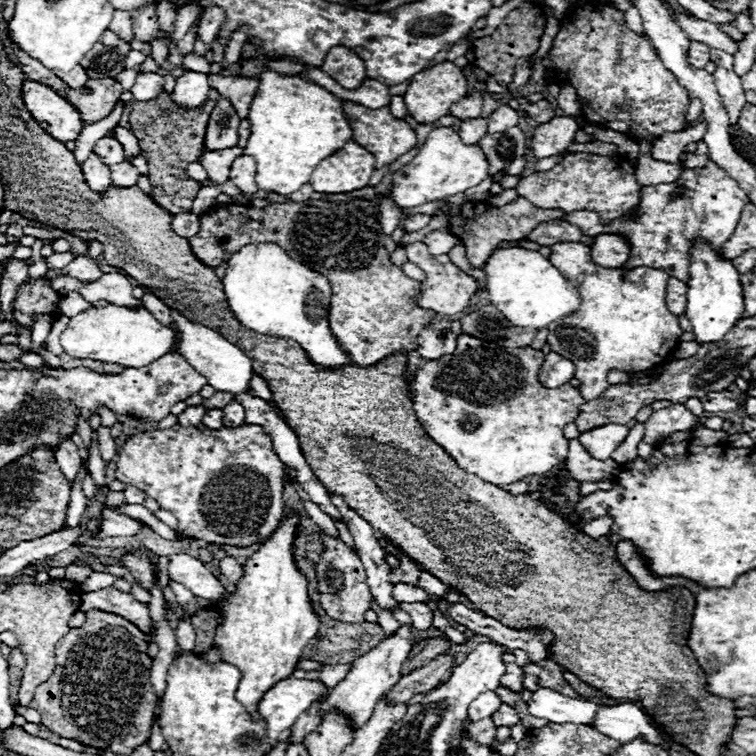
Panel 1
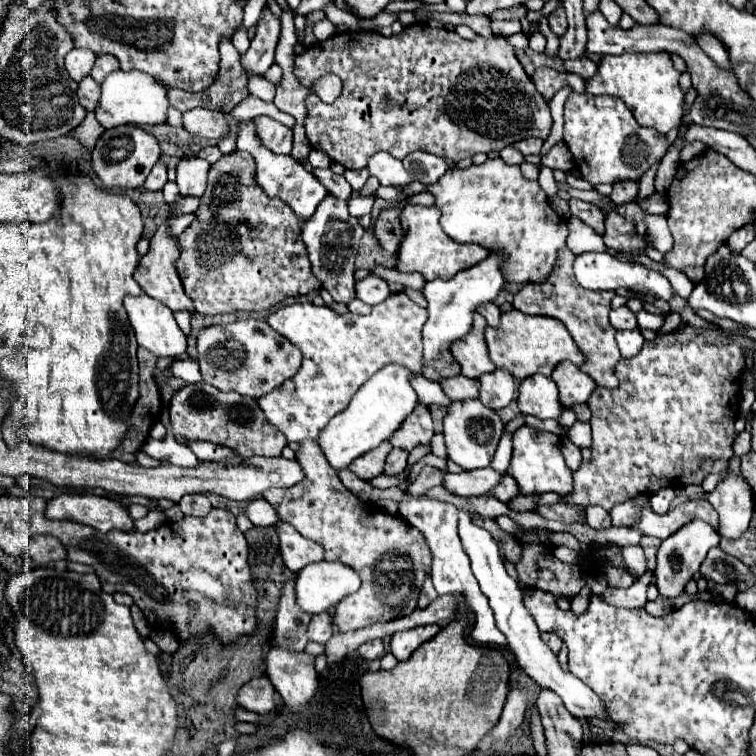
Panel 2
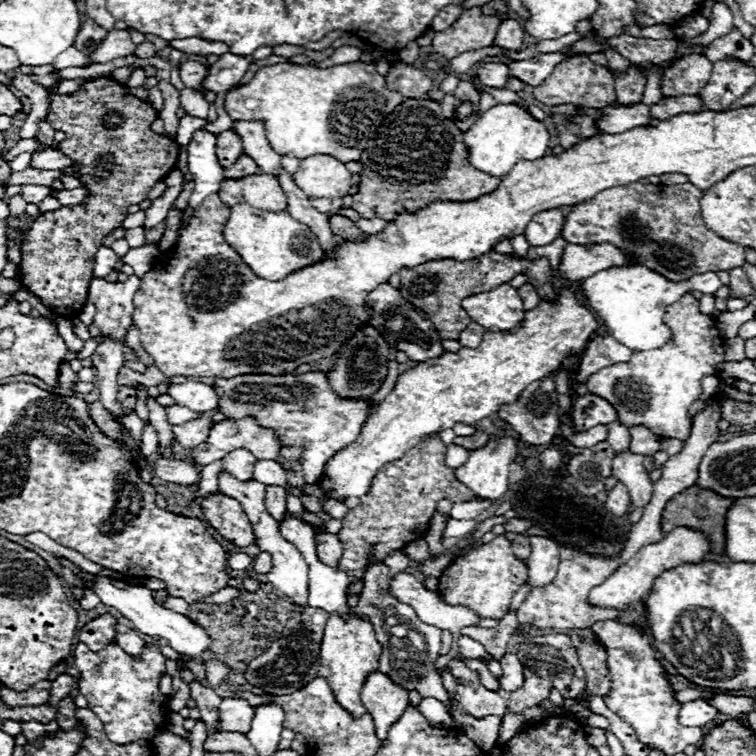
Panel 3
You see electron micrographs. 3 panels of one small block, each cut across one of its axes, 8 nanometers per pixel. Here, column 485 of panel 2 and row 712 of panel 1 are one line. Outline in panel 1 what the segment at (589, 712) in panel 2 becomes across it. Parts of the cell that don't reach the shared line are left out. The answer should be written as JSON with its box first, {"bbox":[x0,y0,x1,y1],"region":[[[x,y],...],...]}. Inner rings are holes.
{"bbox":[526,688,598,724],"region":[[[540,688],[532,692],[526,704],[532,716],[544,718],[552,724],[588,724],[598,708],[598,704],[594,702],[568,698],[550,688]]]}

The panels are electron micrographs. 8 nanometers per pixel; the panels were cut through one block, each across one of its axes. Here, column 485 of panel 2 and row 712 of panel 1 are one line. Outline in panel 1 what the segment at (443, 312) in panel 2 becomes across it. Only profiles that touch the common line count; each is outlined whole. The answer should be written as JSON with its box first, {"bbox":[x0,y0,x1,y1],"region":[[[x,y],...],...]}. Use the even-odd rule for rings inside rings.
{"bbox":[258,678,328,748],"region":[[[290,678],[274,684],[274,688],[270,688],[270,692],[258,704],[258,712],[268,724],[270,746],[276,748],[278,734],[290,728],[312,702],[320,702],[326,694],[328,688],[318,680]]]}

